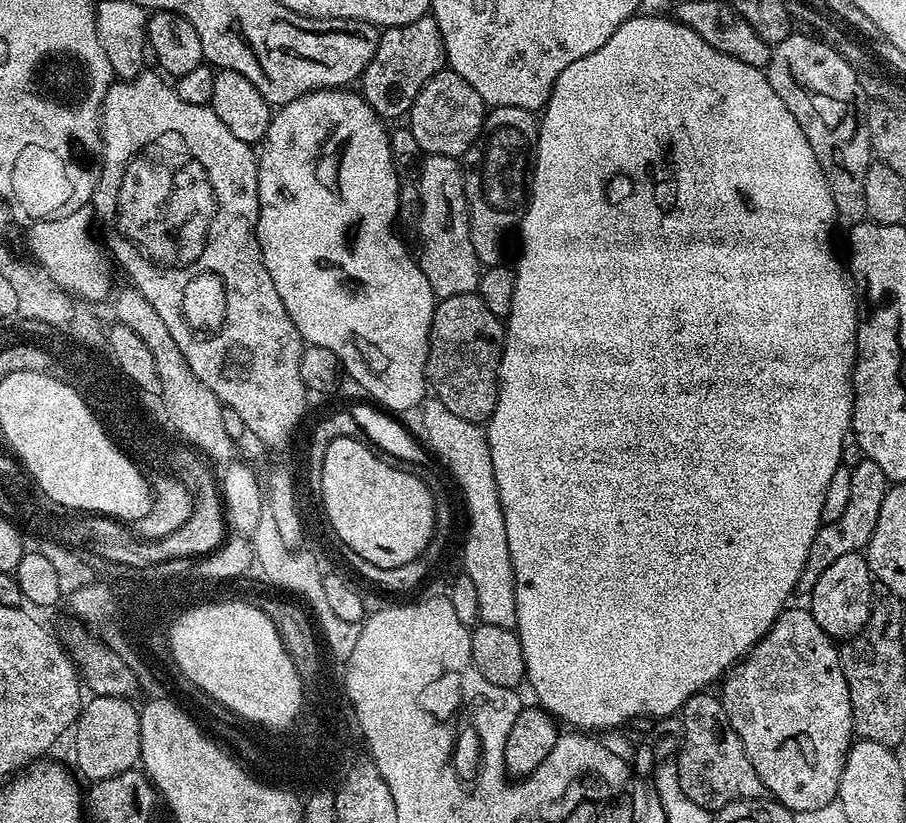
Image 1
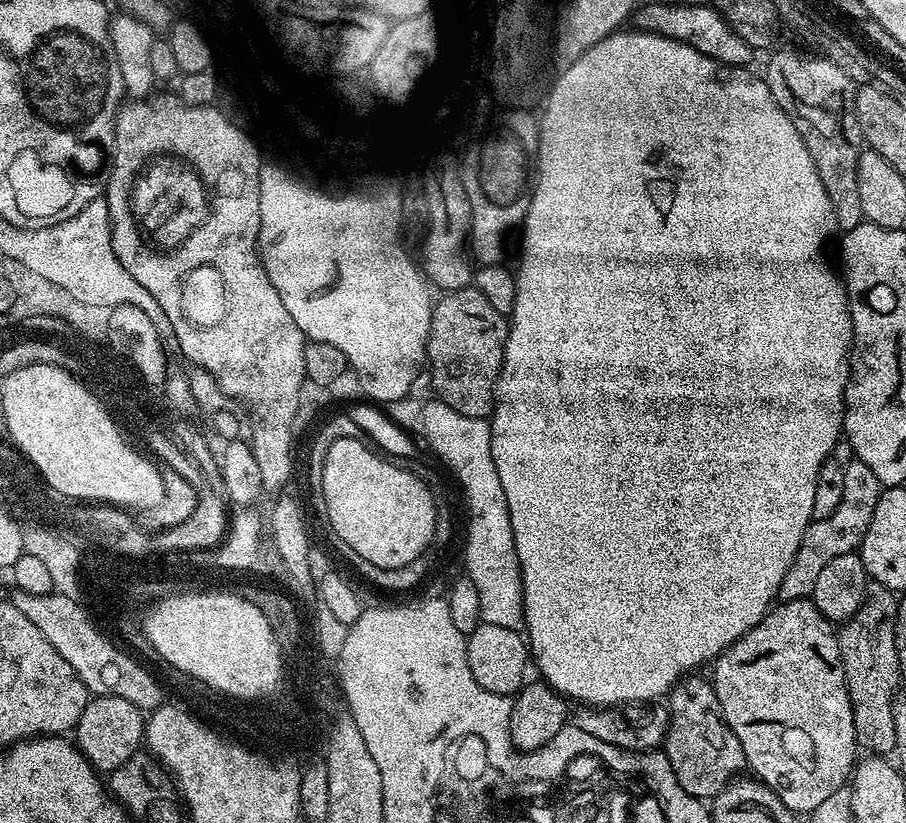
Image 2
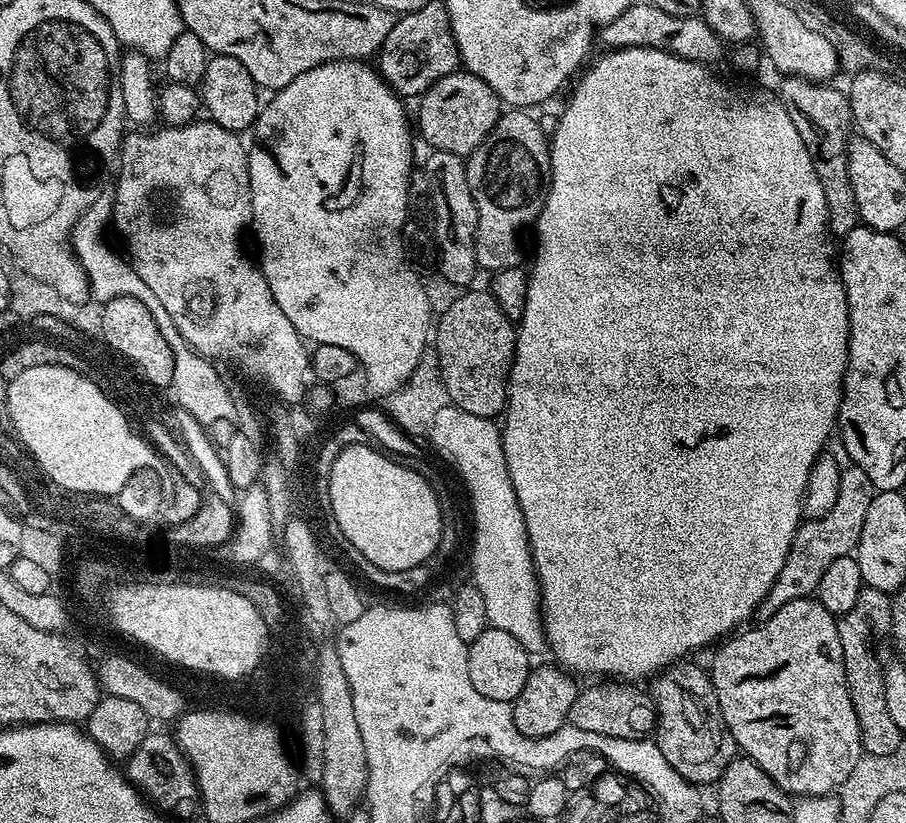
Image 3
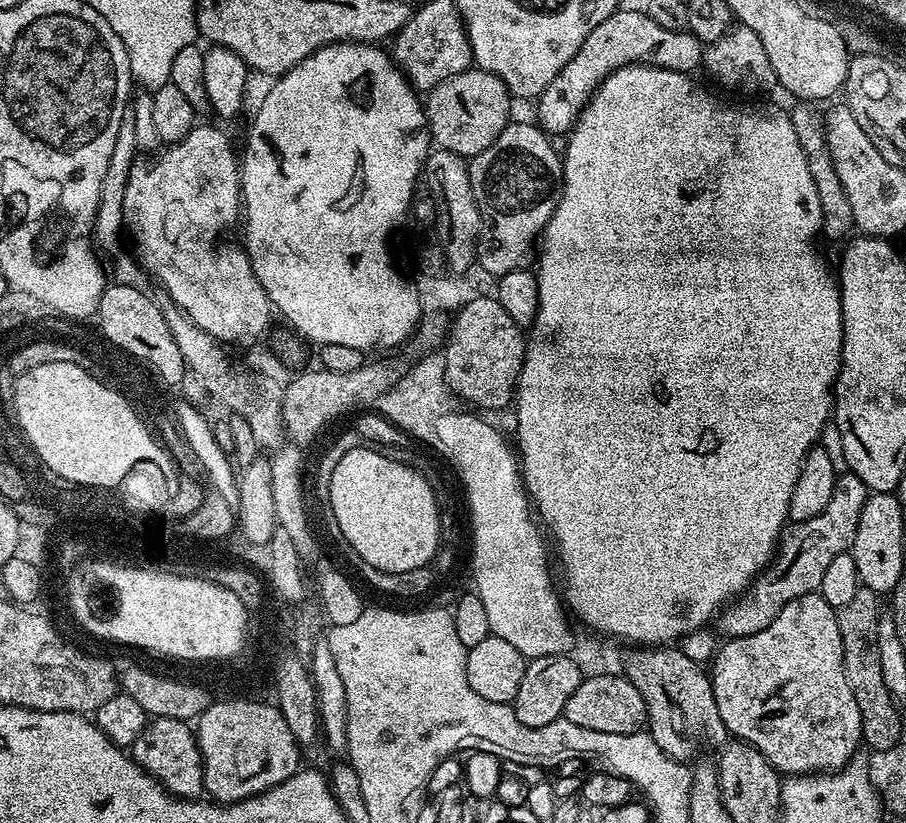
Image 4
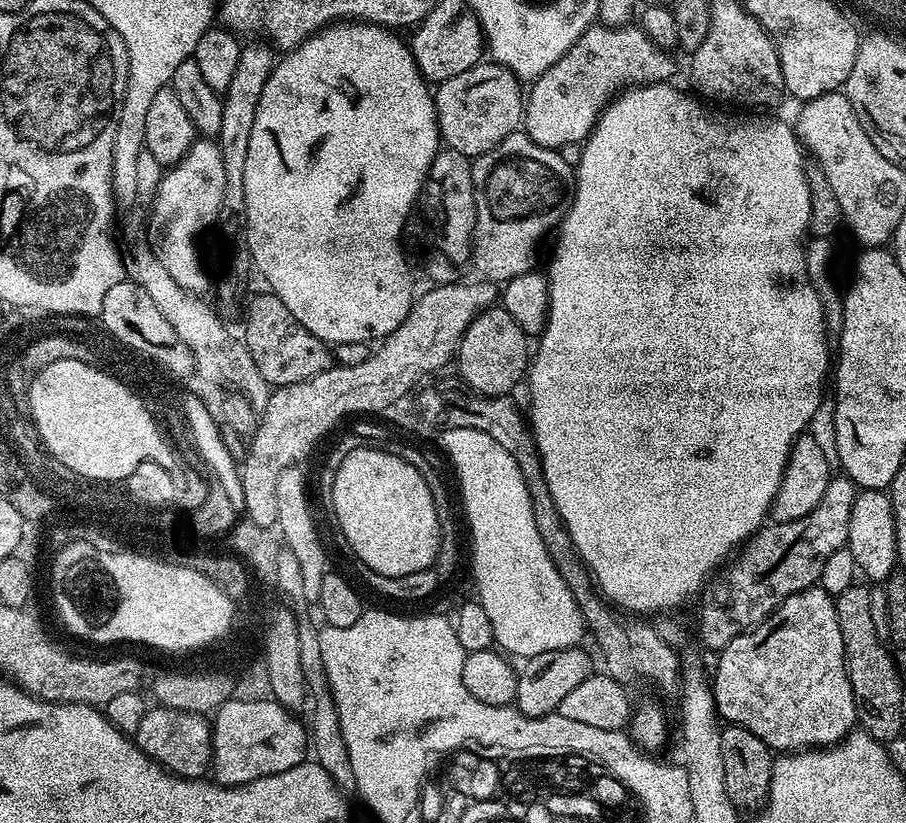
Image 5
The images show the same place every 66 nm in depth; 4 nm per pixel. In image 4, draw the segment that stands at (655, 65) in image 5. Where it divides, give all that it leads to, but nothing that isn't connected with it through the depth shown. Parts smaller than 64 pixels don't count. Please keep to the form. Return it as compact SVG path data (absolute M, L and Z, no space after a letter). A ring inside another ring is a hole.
M627 6L621 7L606 22L594 26L590 34L586 34L586 42L562 66L558 78L542 90L542 94L535 101L535 119L545 133L561 132L567 134L580 116L580 111L588 104L590 97L596 93L596 88L614 70L625 68L631 64L655 64L658 68L669 68L675 72L695 73L695 68L701 67L706 48L694 33L679 28L658 26L654 18L650 18L643 10L635 12Z

